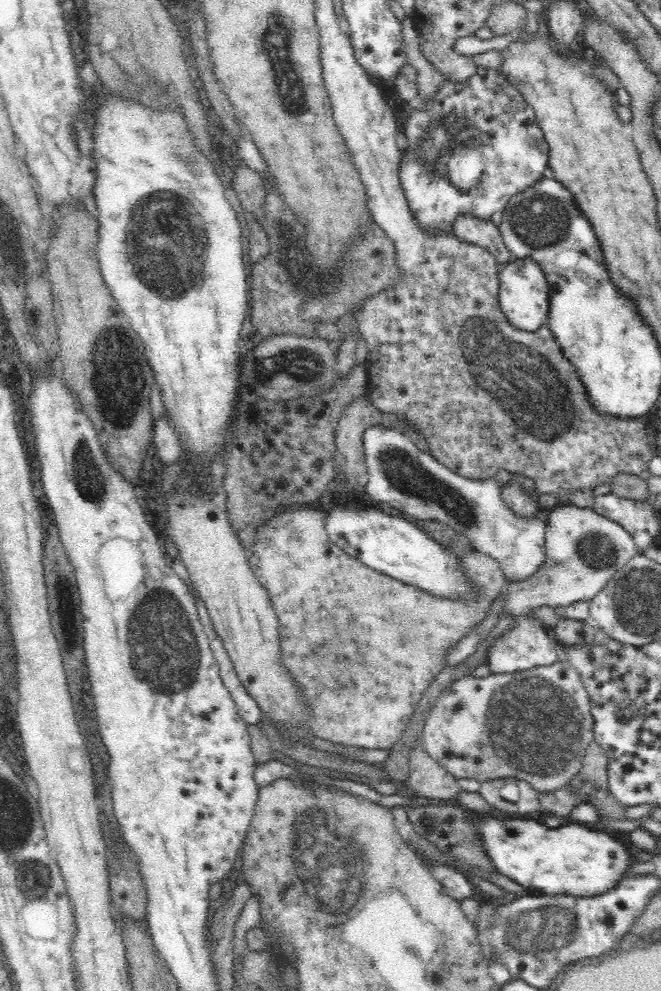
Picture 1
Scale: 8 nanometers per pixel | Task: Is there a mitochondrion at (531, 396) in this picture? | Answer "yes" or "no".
yes

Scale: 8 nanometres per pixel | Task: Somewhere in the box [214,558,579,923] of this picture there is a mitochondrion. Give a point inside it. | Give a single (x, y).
(338, 861)

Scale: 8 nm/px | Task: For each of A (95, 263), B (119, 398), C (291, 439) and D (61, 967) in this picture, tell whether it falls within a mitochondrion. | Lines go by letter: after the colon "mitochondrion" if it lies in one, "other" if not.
A: other
B: mitochondrion
C: other
D: other

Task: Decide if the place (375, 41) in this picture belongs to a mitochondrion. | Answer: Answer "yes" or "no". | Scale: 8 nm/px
yes

